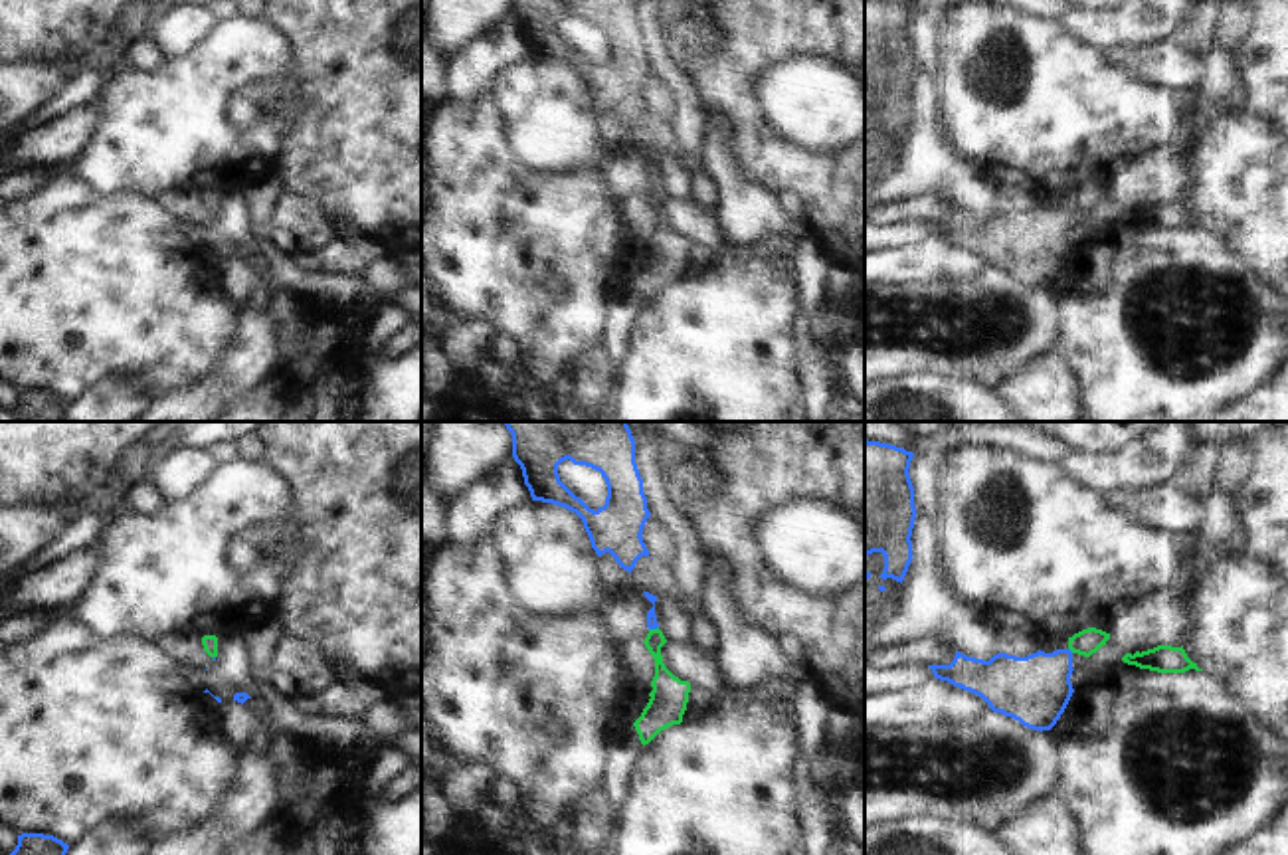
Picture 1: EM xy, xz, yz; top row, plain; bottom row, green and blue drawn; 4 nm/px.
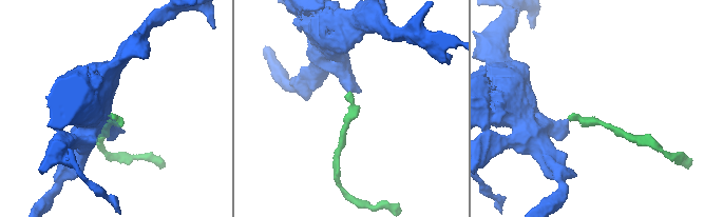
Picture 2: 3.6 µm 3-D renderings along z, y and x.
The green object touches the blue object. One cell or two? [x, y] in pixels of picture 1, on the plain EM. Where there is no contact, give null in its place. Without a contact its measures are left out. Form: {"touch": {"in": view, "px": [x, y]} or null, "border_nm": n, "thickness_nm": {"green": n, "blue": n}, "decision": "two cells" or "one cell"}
{"touch": {"in": "xz", "px": [653, 187]}, "border_nm": 40, "thickness_nm": {"green": 130, "blue": 50}, "decision": "one cell"}

